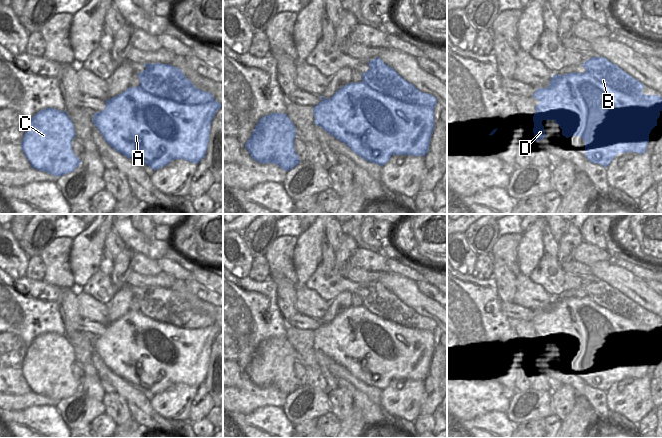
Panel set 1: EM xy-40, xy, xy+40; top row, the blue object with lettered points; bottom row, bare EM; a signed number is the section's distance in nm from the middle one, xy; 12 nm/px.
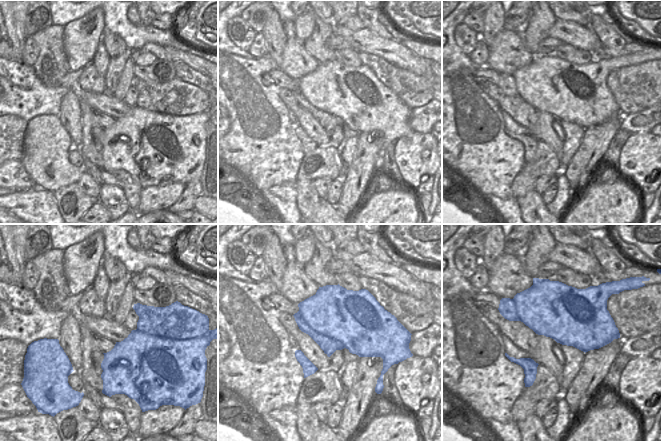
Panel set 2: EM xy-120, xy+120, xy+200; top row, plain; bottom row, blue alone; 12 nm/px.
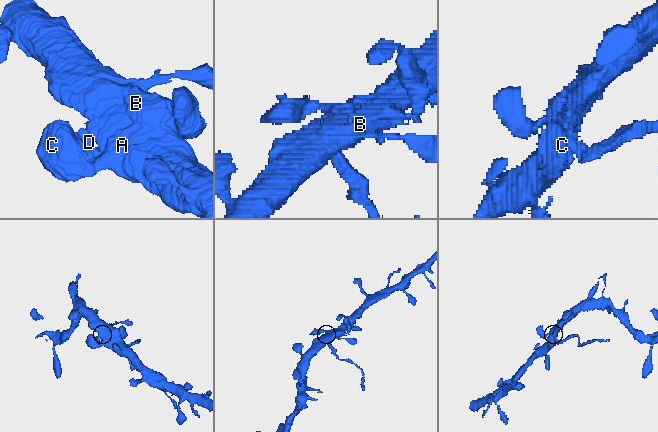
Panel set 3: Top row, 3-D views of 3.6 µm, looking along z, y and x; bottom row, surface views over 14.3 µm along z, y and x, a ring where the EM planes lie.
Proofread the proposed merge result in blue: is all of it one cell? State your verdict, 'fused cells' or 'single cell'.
fused cells

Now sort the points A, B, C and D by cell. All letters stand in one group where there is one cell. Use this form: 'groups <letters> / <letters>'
groups A B C / D

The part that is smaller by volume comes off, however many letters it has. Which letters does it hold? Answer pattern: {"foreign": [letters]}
{"foreign": ["D"]}

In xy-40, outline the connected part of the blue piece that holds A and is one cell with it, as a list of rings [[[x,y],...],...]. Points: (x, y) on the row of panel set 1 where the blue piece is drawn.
[[[144,65],[146,69],[138,73],[140,85],[106,100],[105,109],[94,113],[93,124],[115,151],[155,171],[177,159],[198,164],[205,158],[210,125],[222,105],[211,93],[196,88],[179,68]]]

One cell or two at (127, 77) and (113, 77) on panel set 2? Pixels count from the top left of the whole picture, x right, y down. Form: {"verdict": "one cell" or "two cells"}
{"verdict": "two cells"}

